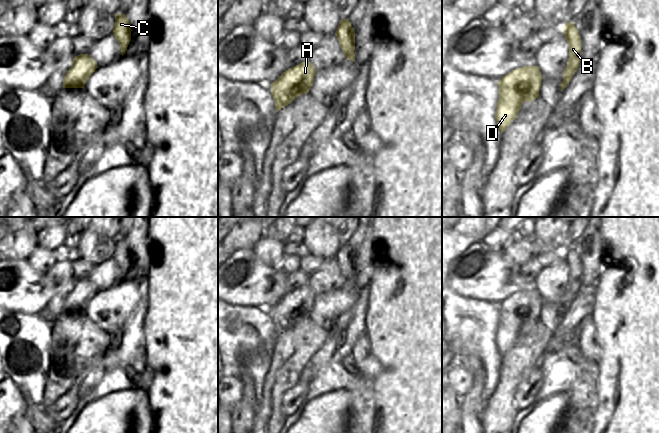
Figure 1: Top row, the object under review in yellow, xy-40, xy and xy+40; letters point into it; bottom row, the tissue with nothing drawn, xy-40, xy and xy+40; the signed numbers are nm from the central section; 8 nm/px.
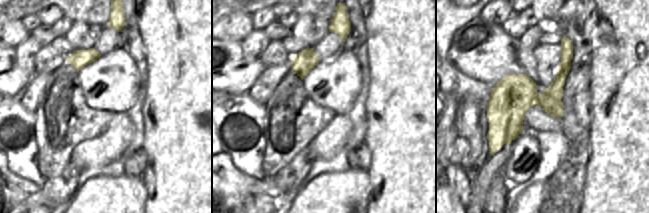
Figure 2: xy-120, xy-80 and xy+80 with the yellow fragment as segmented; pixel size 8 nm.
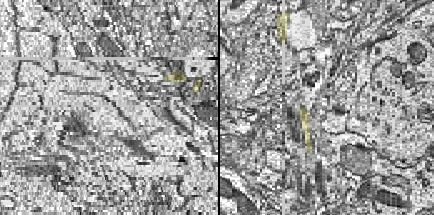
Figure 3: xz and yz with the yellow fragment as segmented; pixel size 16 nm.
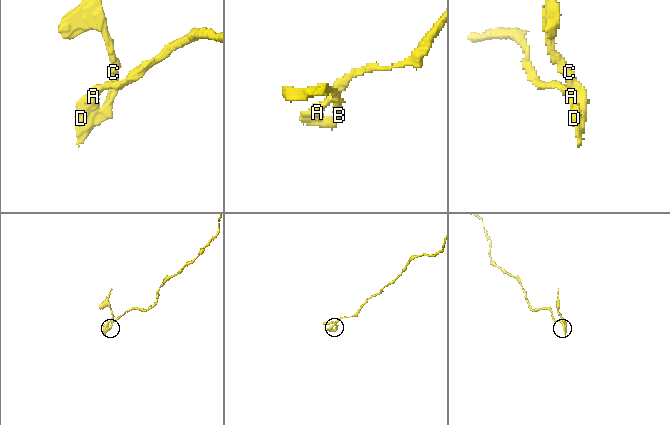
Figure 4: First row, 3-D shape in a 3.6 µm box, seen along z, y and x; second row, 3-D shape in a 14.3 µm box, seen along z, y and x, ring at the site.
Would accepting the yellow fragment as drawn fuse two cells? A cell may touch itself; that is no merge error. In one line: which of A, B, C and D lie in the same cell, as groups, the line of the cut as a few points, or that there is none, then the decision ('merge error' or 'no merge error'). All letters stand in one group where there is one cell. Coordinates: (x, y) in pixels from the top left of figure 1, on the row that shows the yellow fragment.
groups A / B C D; cut xy+40 (499, 81), (504, 83), (527, 82), (534, 91), (538, 92); merge error

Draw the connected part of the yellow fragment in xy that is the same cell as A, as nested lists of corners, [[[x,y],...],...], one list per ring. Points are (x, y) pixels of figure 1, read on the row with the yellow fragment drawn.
[[[308,60],[283,72],[276,82],[284,81],[286,84],[304,82],[310,89],[313,85],[316,71],[313,64]]]

